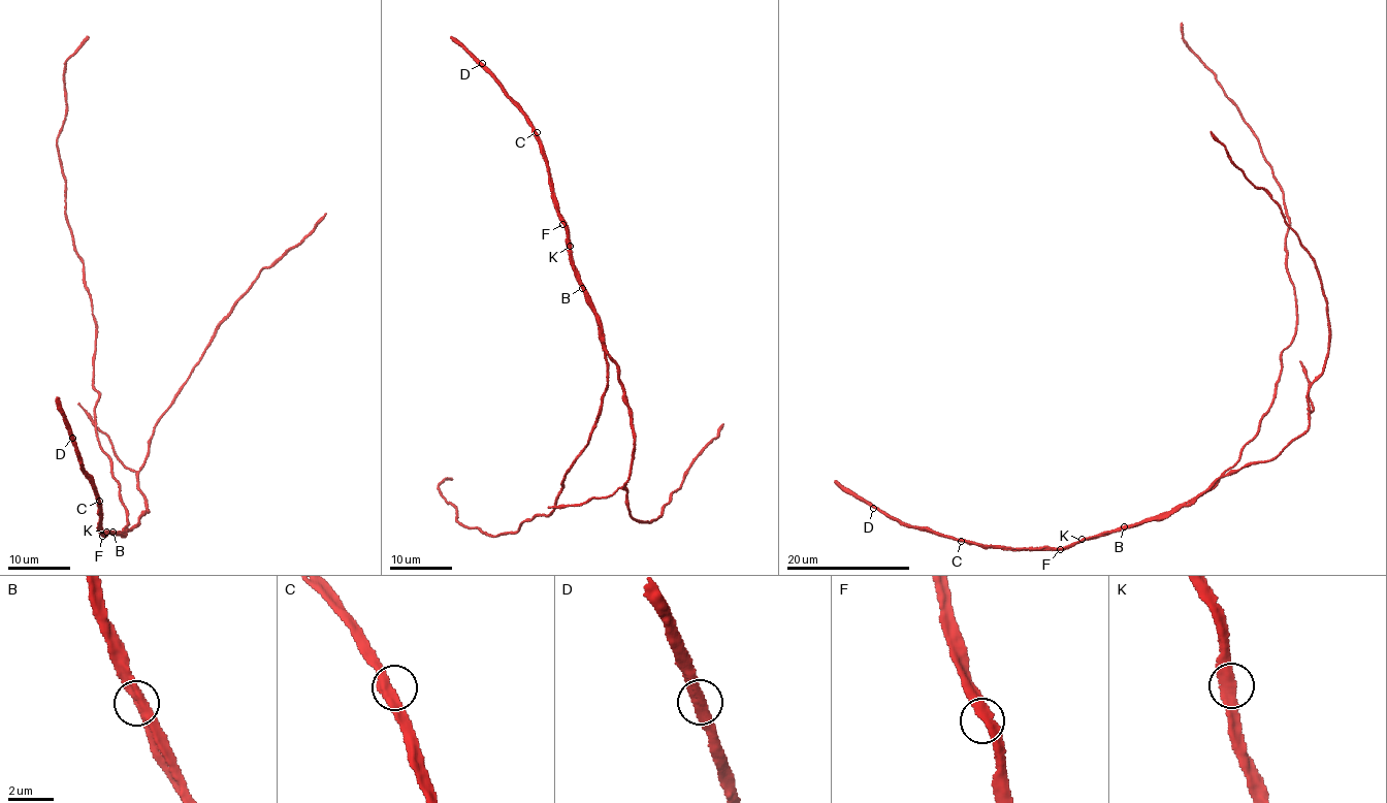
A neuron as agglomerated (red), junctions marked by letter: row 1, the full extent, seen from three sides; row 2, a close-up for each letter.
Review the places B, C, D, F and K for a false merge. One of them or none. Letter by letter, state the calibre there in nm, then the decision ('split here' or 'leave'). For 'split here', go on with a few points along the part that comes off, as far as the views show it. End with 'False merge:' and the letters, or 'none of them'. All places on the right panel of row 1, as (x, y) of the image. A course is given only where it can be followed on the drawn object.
B: 360 nm thick; leave
C: 360 nm thick; leave
D: 360 nm thick; leave
F: 360 nm thick; leave
K: 340 nm thick; leave
False merge: none of them

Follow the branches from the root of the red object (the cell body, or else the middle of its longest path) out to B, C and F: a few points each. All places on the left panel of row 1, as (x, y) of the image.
B: (124, 507), (128, 524), (120, 534), (113, 532)
C: (124, 507), (128, 524), (120, 534), (110, 531), (104, 535), (100, 530), (103, 515), (99, 501)
F: (124, 507), (129, 522), (124, 531), (118, 534), (107, 531), (102, 536)

